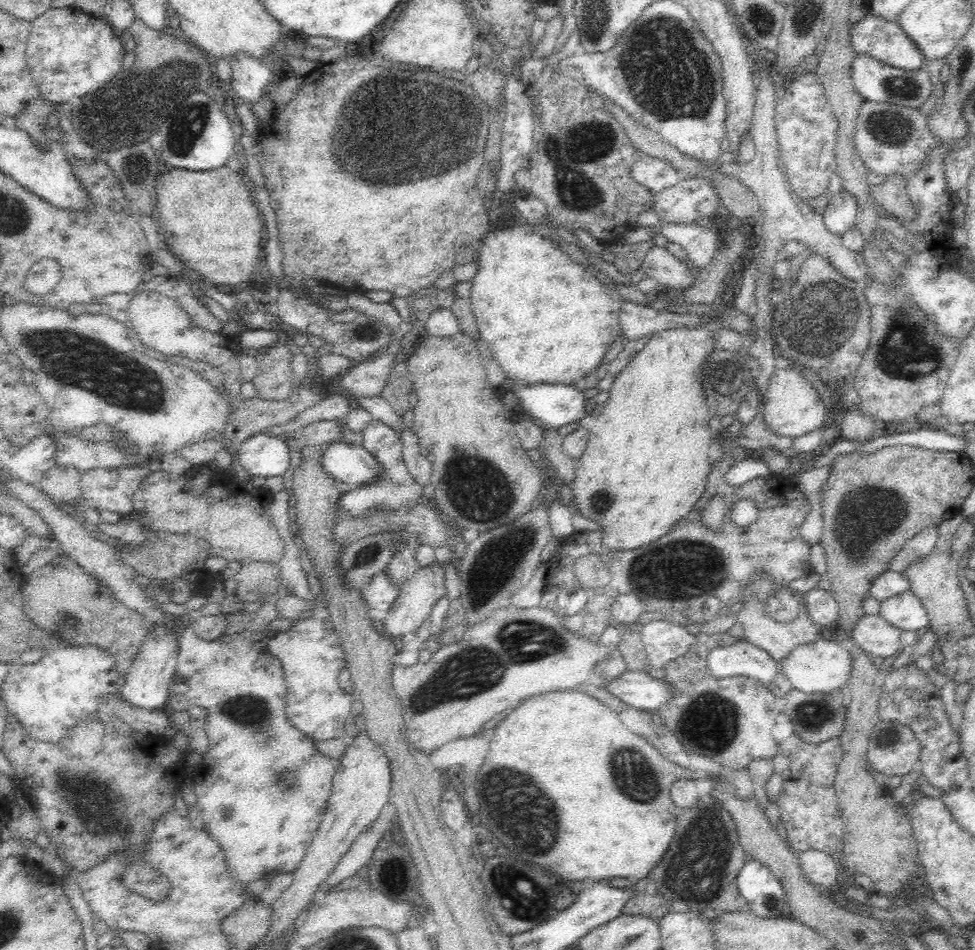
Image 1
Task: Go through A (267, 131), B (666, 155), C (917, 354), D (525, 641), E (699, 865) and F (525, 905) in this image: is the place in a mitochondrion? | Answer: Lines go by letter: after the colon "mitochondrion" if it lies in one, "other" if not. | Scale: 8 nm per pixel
A: other
B: other
C: mitochondrion
D: mitochondrion
E: mitochondrion
F: mitochondrion

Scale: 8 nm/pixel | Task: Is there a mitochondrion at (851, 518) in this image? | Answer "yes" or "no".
yes

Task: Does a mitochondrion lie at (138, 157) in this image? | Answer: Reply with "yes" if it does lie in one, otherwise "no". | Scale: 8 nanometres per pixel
yes

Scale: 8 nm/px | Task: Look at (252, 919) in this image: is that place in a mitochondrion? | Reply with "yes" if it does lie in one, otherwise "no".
no

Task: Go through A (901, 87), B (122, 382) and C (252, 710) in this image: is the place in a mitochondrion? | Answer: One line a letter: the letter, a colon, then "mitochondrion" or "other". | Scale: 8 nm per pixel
A: mitochondrion
B: mitochondrion
C: mitochondrion

